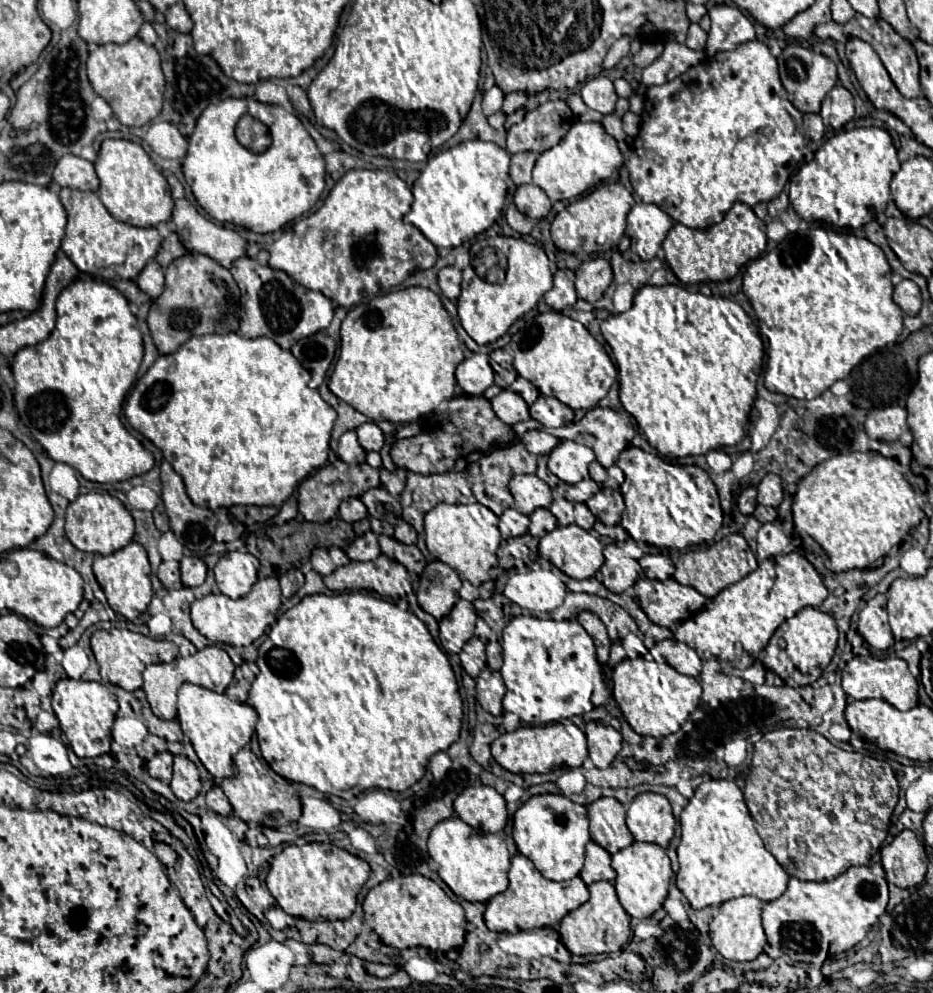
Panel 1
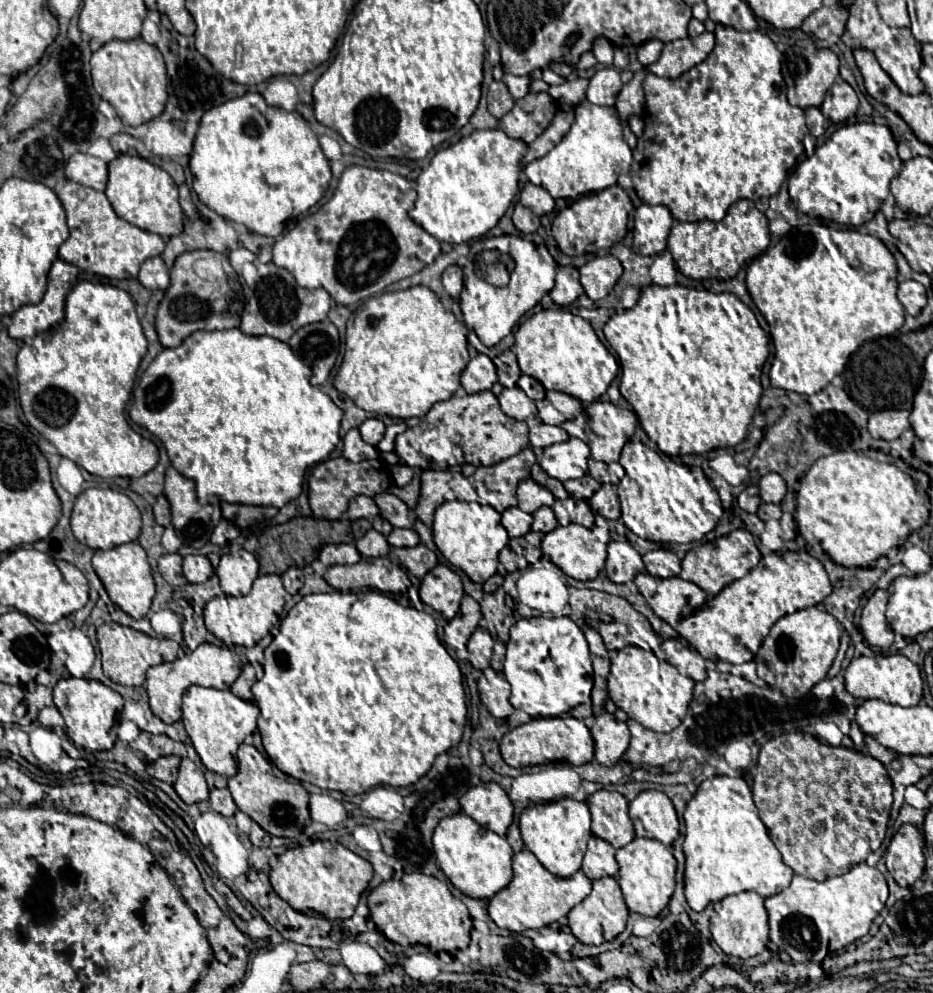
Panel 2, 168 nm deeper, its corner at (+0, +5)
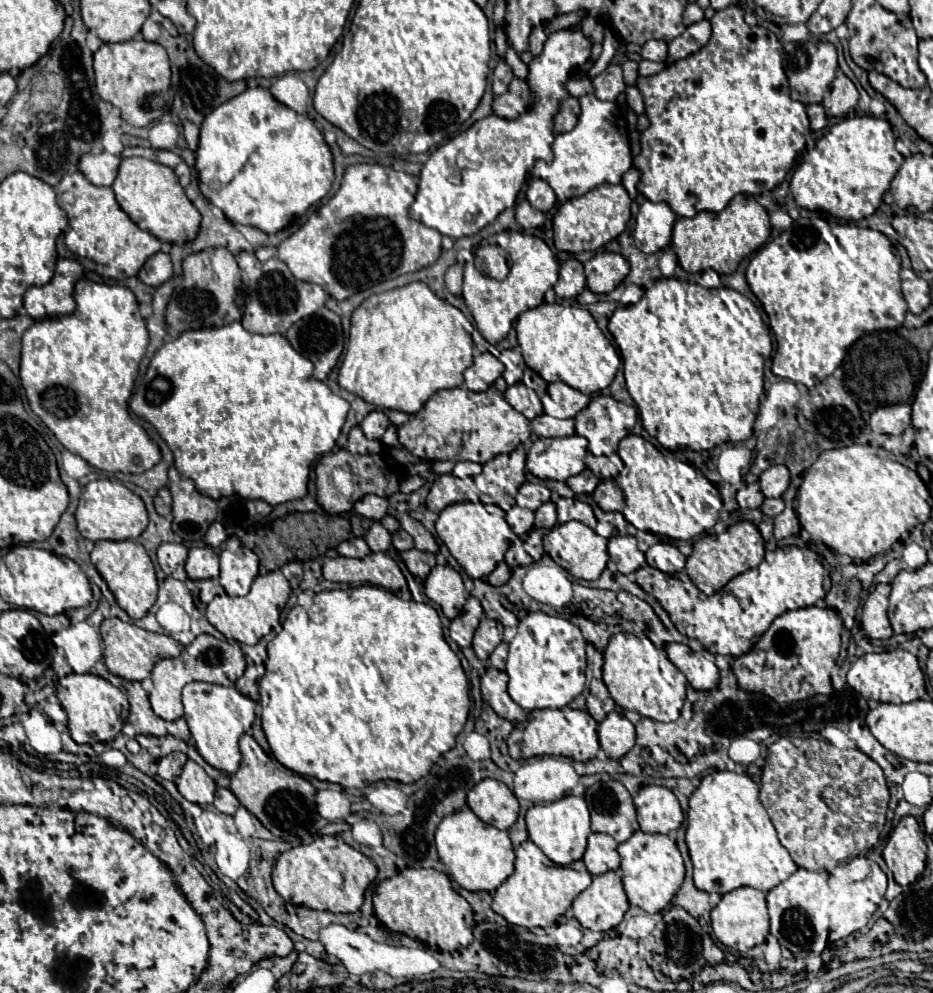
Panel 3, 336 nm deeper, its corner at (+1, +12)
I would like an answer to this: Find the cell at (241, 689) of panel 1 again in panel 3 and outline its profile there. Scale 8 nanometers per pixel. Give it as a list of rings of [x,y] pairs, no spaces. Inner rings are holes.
[[[242,676],[240,680],[236,680],[236,688],[240,694],[252,698],[252,700],[260,700],[260,694],[258,694],[258,682],[256,680],[250,680],[246,676]]]

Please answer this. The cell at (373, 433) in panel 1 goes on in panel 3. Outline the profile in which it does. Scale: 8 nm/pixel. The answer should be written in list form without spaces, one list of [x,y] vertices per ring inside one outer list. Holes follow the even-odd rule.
[[[374,410],[374,412],[370,412],[370,414],[362,420],[360,428],[362,428],[364,436],[368,436],[370,440],[372,440],[372,438],[382,440],[382,436],[384,436],[388,424],[390,424],[390,420],[386,418],[386,414],[380,412],[380,410]]]

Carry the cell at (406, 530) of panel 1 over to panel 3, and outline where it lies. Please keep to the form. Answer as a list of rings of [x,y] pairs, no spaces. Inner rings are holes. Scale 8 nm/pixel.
[[[398,530],[396,534],[392,534],[392,538],[394,538],[394,548],[396,548],[398,552],[404,552],[404,550],[414,548],[412,536],[410,536],[408,532],[404,532],[404,530]]]

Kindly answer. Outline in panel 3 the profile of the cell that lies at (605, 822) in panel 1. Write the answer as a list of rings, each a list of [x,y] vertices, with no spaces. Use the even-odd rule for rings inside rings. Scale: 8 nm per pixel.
[[[596,782],[586,790],[584,800],[592,816],[592,832],[610,834],[620,844],[638,830],[632,796],[620,782]]]

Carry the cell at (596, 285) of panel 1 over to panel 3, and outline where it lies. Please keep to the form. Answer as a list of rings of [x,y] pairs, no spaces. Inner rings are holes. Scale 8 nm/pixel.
[[[602,252],[584,264],[588,288],[594,294],[612,292],[630,272],[630,264],[622,254]]]

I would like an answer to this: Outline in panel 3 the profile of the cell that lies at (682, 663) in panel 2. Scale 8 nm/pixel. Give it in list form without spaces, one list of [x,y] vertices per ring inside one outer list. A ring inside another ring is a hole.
[[[668,644],[666,654],[694,690],[716,690],[720,682],[720,670],[712,660],[692,652],[686,644]]]

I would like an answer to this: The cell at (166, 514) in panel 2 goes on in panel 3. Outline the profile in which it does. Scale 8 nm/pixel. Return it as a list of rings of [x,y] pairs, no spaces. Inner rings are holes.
[[[162,488],[156,498],[154,498],[154,506],[156,506],[156,512],[162,514],[162,516],[170,516],[172,508],[170,508],[170,492],[166,488]]]

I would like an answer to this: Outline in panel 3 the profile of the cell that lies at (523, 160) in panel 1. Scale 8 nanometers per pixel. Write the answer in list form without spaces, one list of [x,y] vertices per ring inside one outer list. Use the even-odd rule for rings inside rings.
[[[570,96],[568,100],[562,102],[560,112],[554,116],[554,132],[562,134],[562,132],[572,130],[578,122],[578,114],[580,114],[580,102],[578,102],[578,98]]]

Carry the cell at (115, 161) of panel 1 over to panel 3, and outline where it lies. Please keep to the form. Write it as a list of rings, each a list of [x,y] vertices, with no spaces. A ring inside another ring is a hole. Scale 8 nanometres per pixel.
[[[124,158],[112,188],[120,208],[142,230],[154,234],[158,240],[170,244],[186,244],[198,236],[202,216],[196,206],[186,198],[184,188],[180,186],[178,176],[172,168],[146,158]]]

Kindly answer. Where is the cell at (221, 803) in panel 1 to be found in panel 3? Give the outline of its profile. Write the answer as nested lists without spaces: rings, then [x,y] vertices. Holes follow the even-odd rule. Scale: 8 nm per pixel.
[[[218,788],[216,790],[216,800],[214,800],[214,806],[216,810],[220,810],[222,814],[228,814],[228,816],[234,816],[240,802],[238,798],[228,790],[228,788]]]

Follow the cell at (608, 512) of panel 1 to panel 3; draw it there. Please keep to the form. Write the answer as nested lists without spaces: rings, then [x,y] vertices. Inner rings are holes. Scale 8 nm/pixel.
[[[602,480],[592,494],[594,502],[604,512],[622,512],[624,510],[624,492],[614,480]]]

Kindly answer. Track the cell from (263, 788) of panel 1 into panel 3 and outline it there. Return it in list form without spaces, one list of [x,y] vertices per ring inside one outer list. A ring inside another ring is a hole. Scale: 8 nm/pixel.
[[[244,734],[240,738],[240,752],[242,752],[242,764],[238,768],[236,774],[232,774],[232,782],[230,782],[230,790],[234,792],[234,796],[240,800],[240,804],[244,808],[248,808],[262,824],[264,828],[268,828],[274,836],[278,838],[288,838],[290,834],[294,836],[304,836],[306,832],[310,832],[314,820],[318,818],[316,812],[316,788],[300,774],[296,774],[286,767],[282,766],[273,756],[266,753],[260,745],[254,740],[250,734]]]

